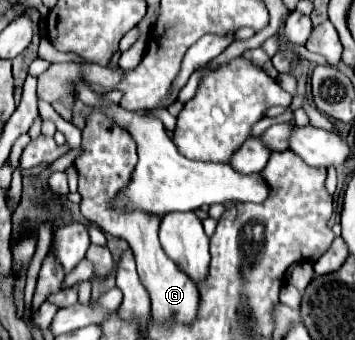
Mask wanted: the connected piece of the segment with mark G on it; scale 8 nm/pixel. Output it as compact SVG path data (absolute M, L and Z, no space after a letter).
M93 110L87 116L87 126L83 128L83 154L75 160L75 168L79 172L79 194L81 194L81 214L85 220L97 224L103 232L119 236L129 242L141 284L149 292L151 298L151 314L157 324L177 322L177 324L193 324L197 320L199 292L195 284L173 264L173 260L163 252L157 230L159 216L151 214L117 214L111 206L111 200L123 186L129 184L131 172L137 164L137 148L129 132L121 130L111 118L105 114L97 114Z

